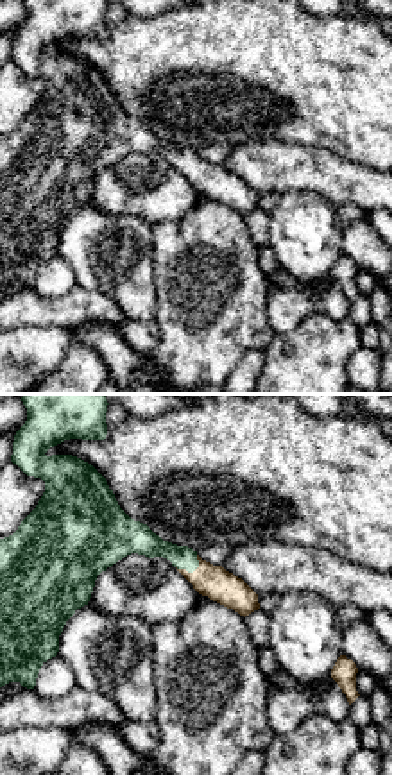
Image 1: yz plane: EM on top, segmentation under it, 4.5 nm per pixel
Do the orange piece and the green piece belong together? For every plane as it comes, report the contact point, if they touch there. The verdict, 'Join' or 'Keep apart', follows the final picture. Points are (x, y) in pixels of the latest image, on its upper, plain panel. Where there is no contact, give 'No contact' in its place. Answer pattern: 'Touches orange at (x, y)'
Touches orange at (194, 170)

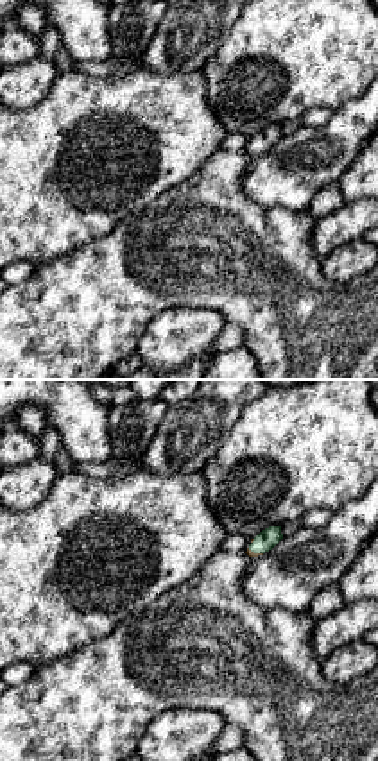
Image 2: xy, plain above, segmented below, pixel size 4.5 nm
Touches orange at (253, 151)

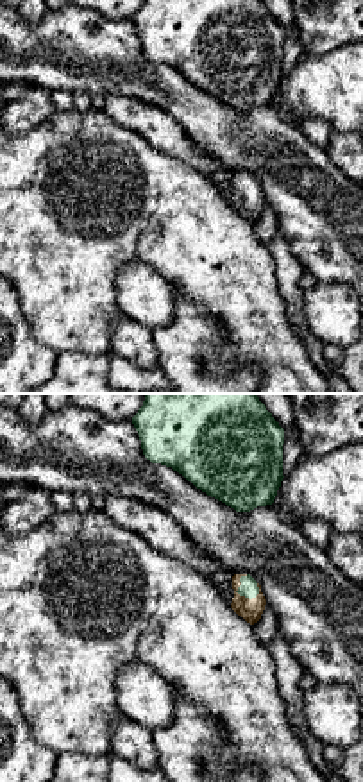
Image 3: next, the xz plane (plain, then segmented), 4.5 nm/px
Touches orange at (236, 188)

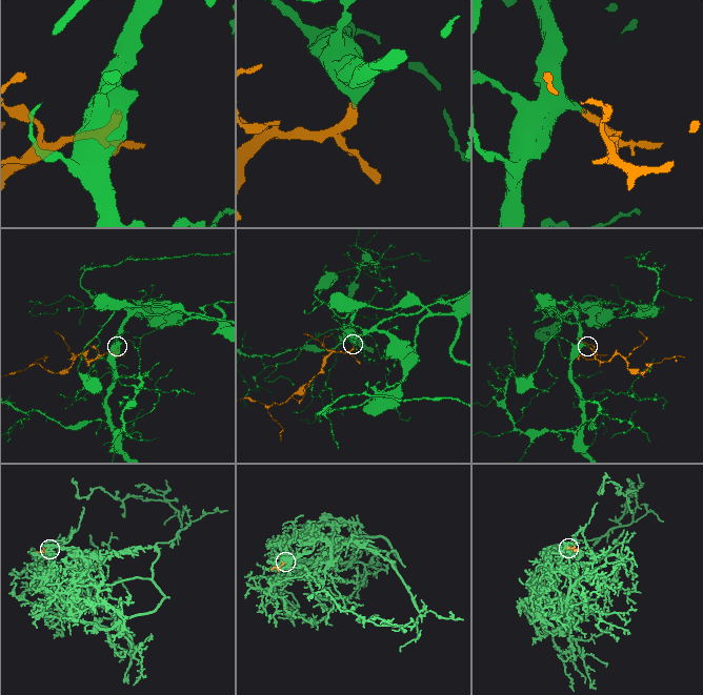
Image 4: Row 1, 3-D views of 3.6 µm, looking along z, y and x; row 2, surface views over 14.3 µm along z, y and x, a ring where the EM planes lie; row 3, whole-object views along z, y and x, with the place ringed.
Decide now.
Join

